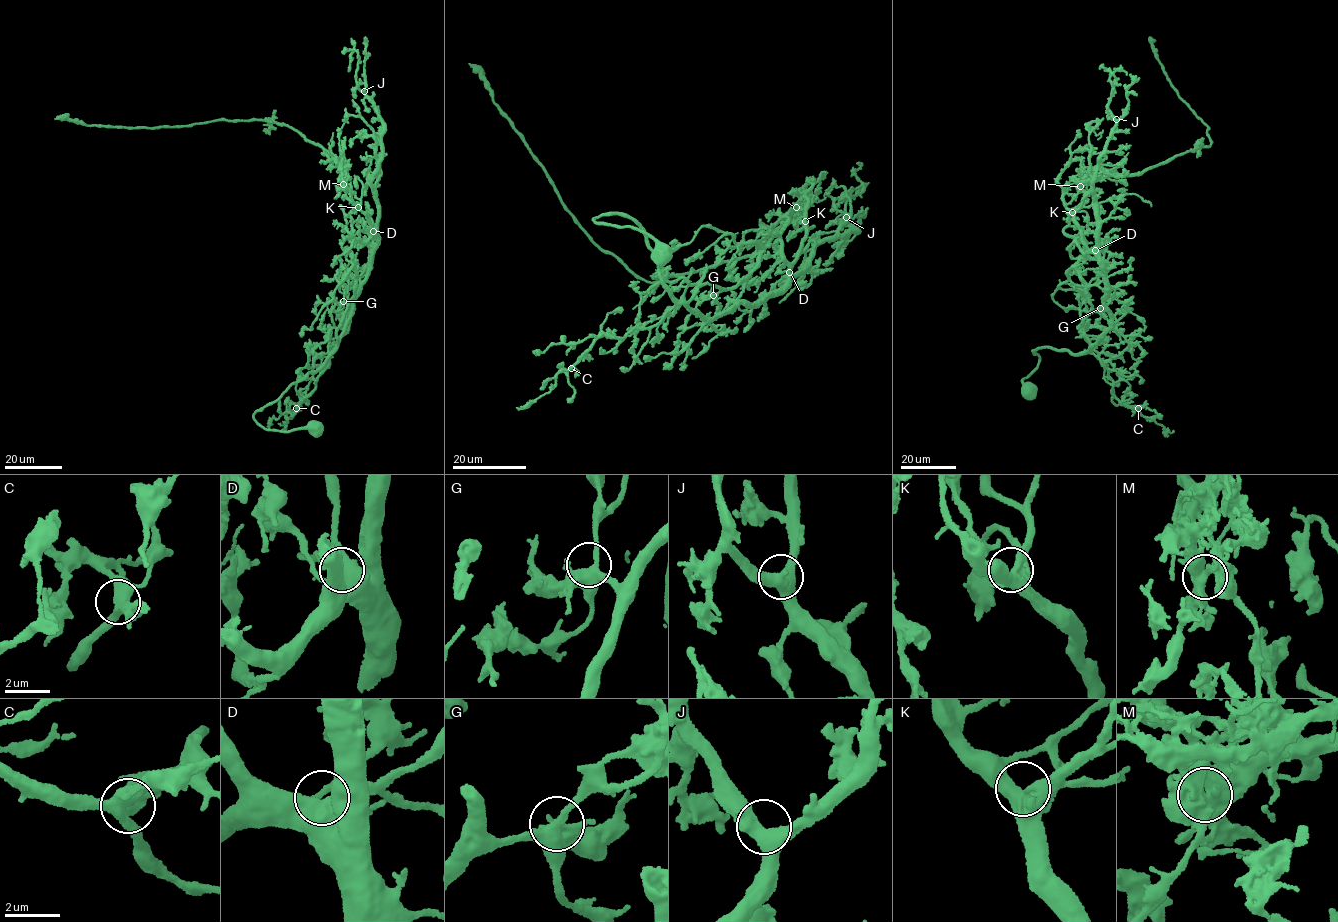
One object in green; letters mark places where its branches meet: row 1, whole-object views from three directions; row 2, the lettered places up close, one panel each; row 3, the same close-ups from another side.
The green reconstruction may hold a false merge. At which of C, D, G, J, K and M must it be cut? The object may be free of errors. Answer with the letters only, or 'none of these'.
M

